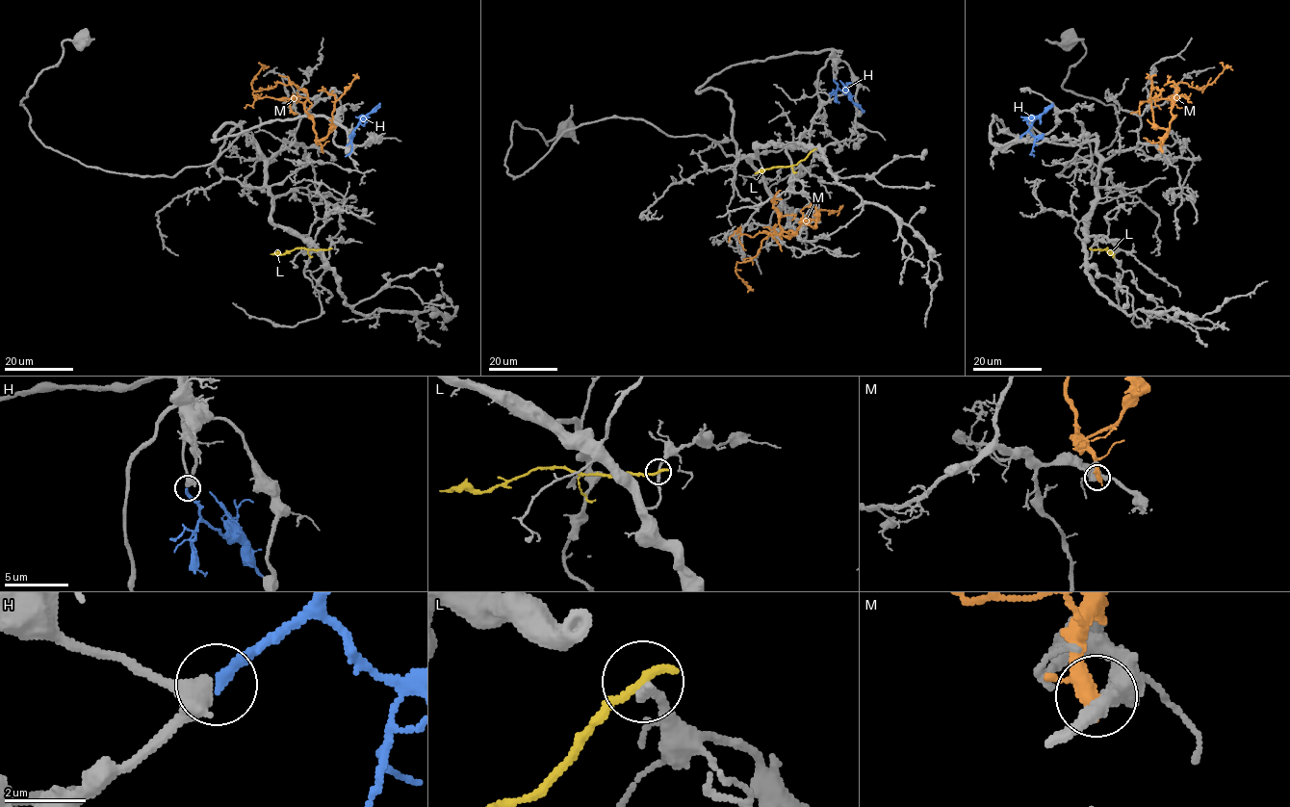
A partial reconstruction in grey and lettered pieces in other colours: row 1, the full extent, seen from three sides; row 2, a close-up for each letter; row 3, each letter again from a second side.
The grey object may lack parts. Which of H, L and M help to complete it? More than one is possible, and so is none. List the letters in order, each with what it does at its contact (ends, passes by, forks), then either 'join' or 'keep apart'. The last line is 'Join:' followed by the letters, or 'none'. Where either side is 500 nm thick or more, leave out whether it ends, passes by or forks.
H: it ends | join
L: it ends | keep apart
M: it passes by | keep apart
Join: H

